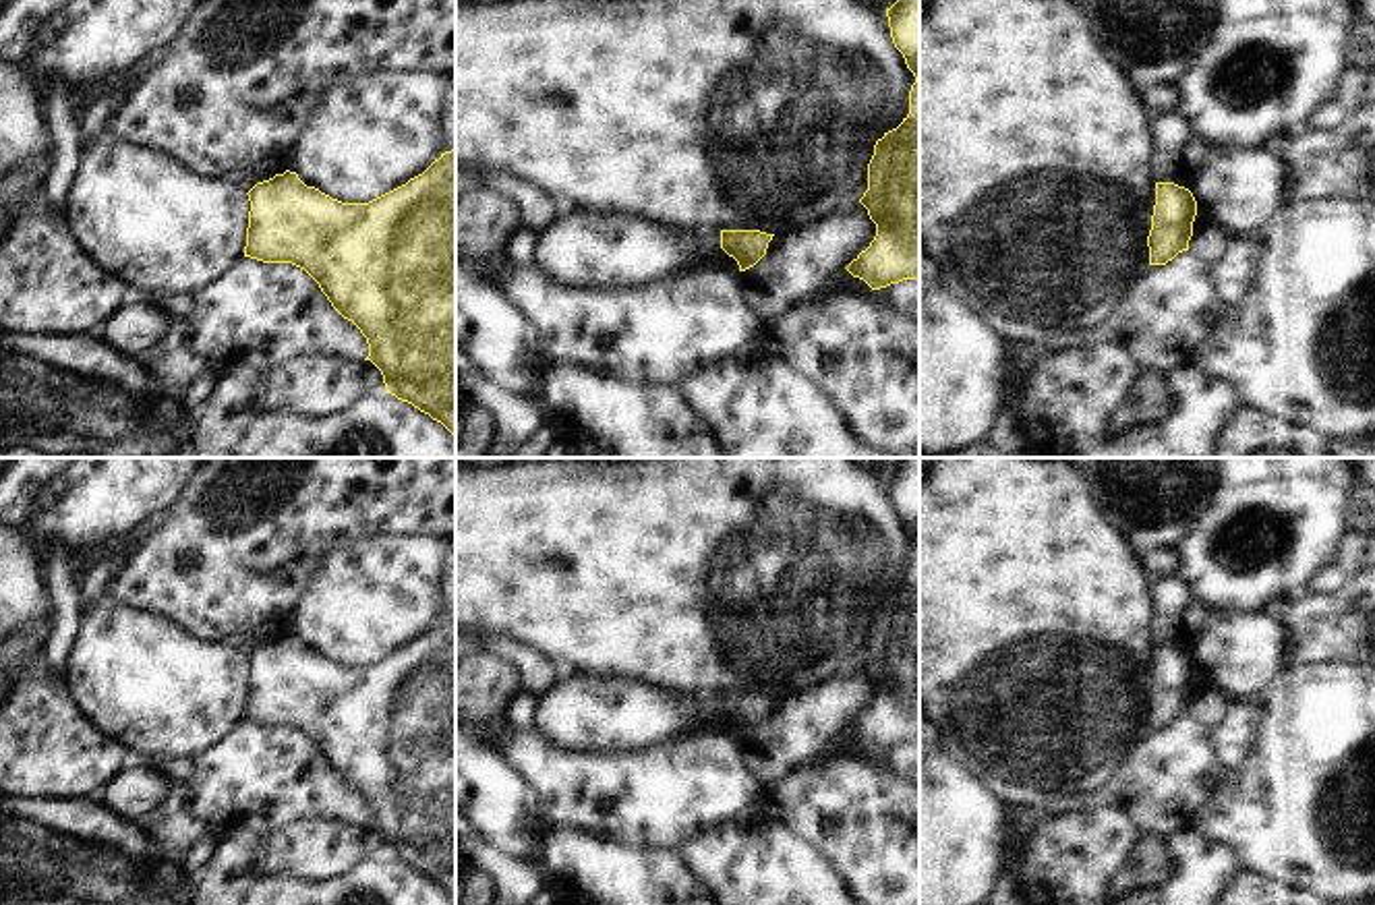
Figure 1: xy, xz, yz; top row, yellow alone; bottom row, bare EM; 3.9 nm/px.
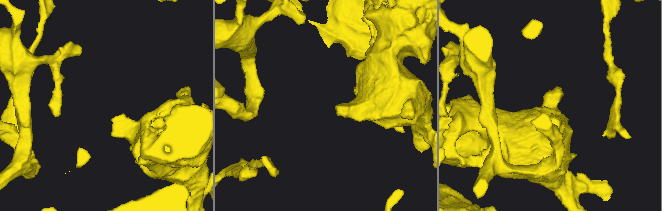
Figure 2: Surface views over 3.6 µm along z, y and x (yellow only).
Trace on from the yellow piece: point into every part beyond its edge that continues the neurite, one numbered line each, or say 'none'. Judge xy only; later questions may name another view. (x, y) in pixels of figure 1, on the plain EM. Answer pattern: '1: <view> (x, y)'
none

